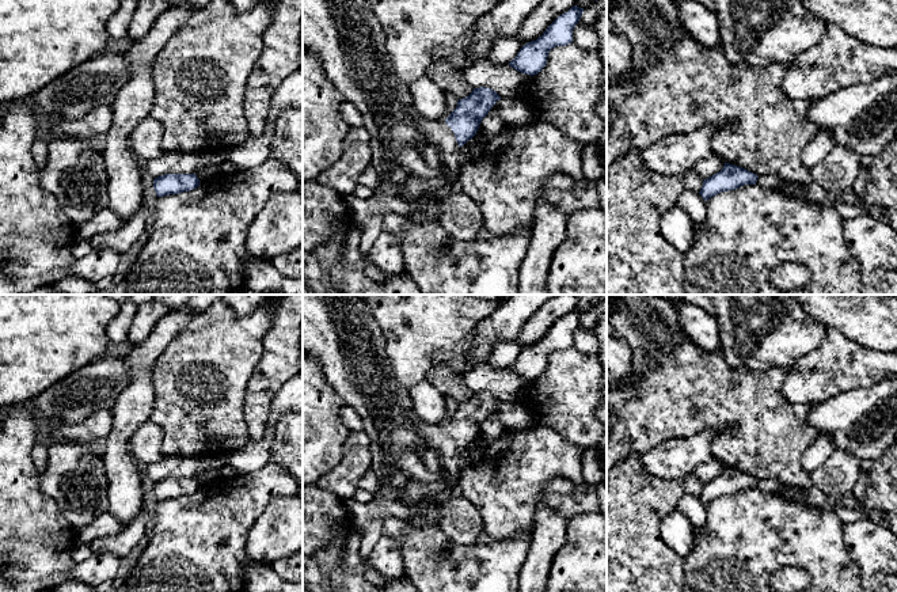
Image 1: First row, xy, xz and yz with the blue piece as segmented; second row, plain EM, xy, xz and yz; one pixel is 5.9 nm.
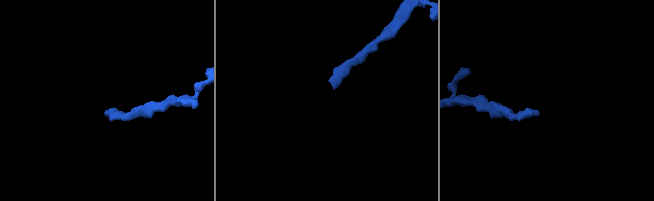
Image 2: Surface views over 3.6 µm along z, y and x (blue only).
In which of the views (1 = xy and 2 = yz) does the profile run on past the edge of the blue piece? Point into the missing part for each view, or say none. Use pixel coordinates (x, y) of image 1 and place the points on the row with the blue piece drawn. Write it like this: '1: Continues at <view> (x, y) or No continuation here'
1: No continuation here
2: No continuation here

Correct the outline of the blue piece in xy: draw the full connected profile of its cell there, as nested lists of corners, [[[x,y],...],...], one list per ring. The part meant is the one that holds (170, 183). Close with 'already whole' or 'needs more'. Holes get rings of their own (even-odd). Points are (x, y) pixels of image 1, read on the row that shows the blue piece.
[[[166,174],[153,179],[153,189],[157,197],[190,191],[199,186],[195,174]]]; already whole

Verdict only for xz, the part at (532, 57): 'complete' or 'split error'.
complete

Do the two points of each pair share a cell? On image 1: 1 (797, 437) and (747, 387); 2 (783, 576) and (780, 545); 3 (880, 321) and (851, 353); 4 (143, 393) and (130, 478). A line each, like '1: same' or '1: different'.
1: same
2: different
3: different
4: same

